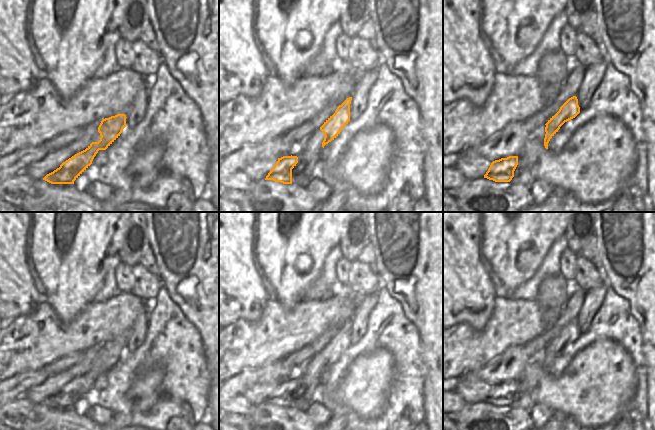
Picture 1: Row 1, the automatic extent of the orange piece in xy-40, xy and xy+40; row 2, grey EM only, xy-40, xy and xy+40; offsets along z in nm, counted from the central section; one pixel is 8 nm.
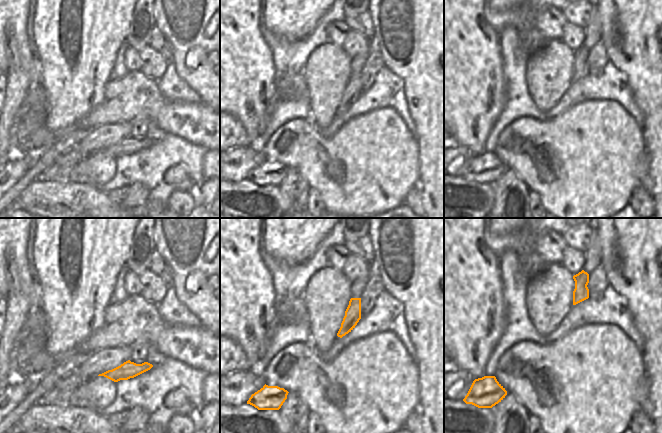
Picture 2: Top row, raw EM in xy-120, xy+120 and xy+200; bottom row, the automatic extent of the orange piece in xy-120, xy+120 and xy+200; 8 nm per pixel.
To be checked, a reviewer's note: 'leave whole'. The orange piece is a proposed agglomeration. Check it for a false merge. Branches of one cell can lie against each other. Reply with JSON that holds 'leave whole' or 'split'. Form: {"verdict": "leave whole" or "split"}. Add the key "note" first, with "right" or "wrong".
{"note": "wrong", "verdict": "split"}

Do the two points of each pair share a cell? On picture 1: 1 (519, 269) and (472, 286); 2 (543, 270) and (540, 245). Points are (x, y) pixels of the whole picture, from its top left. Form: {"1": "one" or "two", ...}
{"1": "two", "2": "two"}

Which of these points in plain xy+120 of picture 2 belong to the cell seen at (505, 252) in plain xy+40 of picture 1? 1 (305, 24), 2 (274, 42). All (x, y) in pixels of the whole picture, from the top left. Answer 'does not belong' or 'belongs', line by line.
1: belongs
2: does not belong

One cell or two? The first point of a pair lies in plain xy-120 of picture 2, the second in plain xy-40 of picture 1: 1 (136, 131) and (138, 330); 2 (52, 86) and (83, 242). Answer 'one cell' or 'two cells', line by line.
1: one cell
2: one cell

